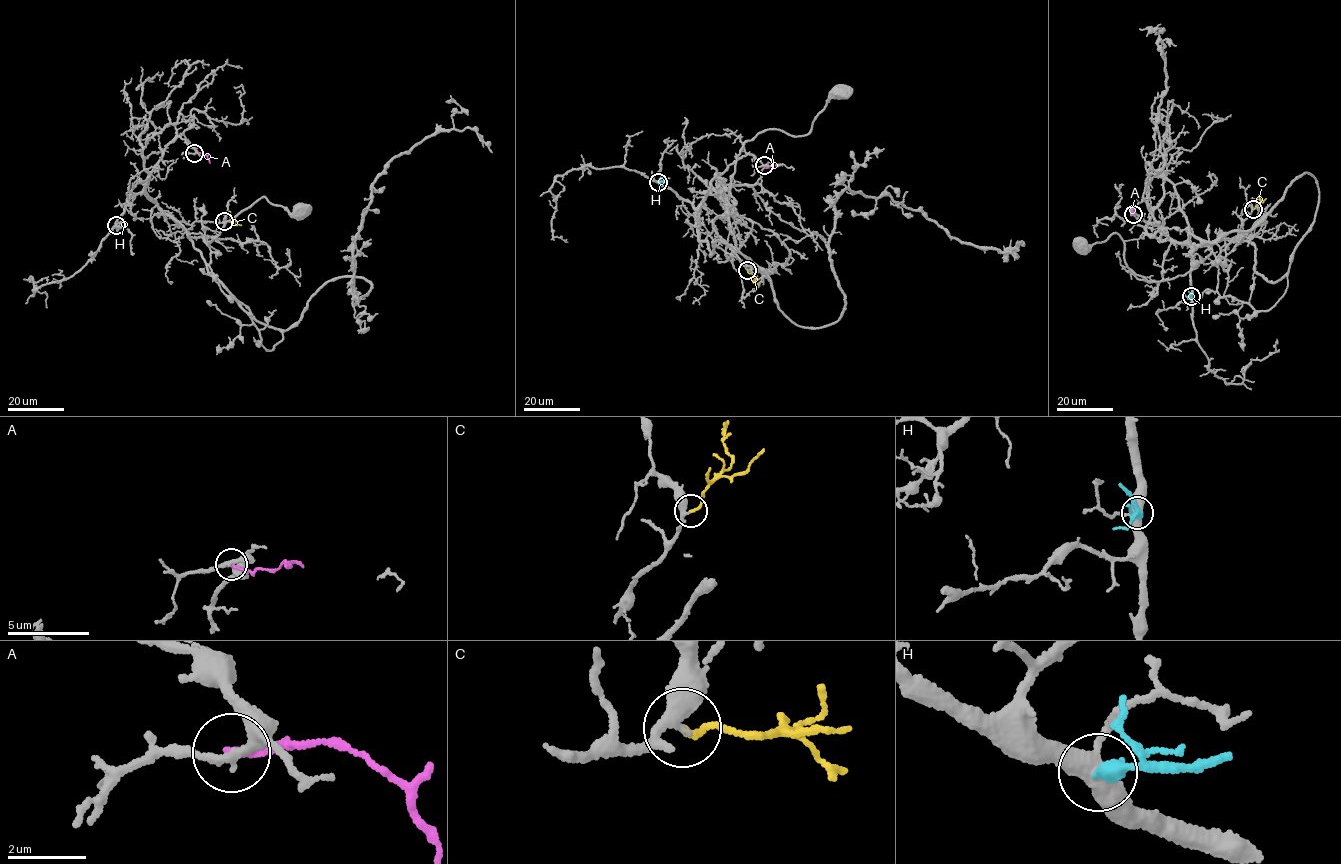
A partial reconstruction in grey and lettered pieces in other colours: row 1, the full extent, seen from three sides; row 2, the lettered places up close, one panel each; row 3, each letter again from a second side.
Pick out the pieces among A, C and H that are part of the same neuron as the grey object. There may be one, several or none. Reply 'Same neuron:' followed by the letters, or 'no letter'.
Same neuron: C

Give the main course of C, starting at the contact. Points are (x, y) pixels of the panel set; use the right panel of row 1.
C: (1253, 209), (1260, 199), (1259, 195)

